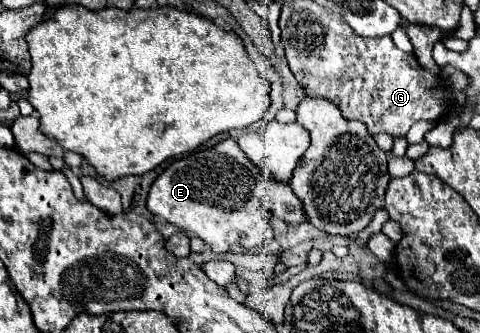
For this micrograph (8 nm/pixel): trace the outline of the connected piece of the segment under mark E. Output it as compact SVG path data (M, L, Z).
M233 139L171 163L153 181L147 195L147 209L185 233L201 237L215 253L225 253L233 243L239 243L243 249L263 245L273 237L273 219L293 225L307 221L291 187L267 177L267 173L259 173Z

